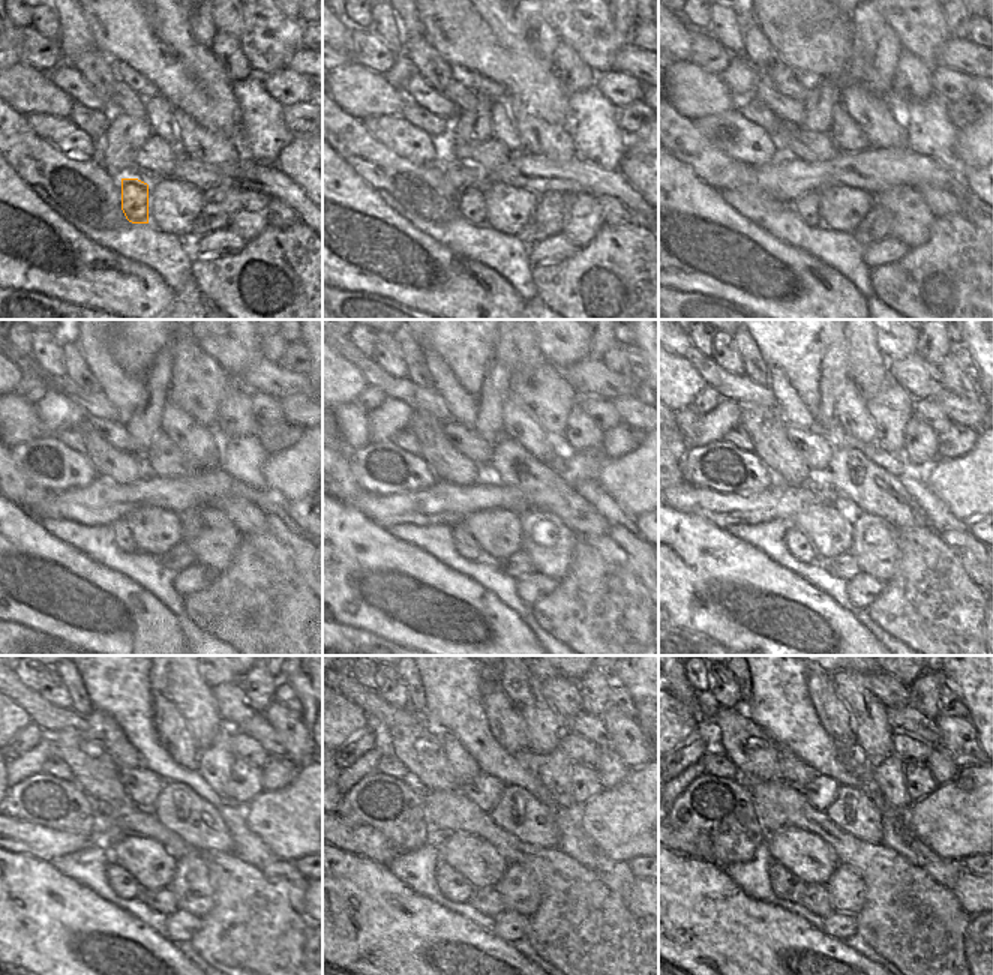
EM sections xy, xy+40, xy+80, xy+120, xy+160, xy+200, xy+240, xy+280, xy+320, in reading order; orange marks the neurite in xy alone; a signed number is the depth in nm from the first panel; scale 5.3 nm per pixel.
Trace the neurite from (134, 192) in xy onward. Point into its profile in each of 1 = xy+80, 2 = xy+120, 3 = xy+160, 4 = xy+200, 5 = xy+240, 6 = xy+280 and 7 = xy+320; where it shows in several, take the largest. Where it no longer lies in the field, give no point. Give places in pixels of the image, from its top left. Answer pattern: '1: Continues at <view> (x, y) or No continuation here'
1: Continues at xy+80 (806, 206)
2: Continues at xy+120 (123, 537)
3: Continues at xy+160 (465, 545)
4: Continues at xy+200 (798, 546)
5: Continues at xy+240 (122, 882)
6: Continues at xy+280 (455, 887)
7: Continues at xy+320 (786, 885).

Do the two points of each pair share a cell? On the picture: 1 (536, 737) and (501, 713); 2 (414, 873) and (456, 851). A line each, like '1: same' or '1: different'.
1: different
2: different

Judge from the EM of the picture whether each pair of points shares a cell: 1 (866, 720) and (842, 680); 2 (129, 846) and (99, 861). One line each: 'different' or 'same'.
1: same
2: different

